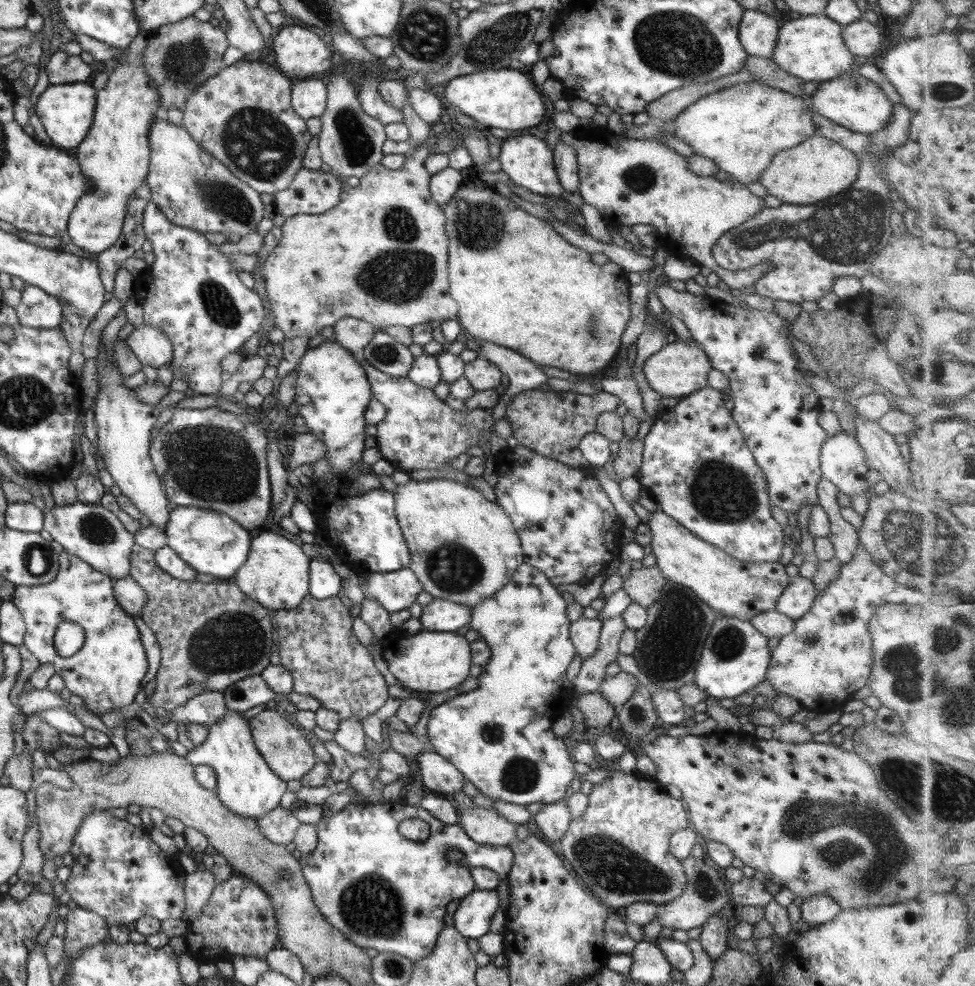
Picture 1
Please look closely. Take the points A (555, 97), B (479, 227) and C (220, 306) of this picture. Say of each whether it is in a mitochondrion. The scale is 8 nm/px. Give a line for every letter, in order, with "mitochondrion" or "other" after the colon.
A: other
B: mitochondrion
C: mitochondrion

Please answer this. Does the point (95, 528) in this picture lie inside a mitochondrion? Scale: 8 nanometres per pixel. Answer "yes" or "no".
yes

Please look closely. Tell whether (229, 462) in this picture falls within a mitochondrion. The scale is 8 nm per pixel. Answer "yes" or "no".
yes

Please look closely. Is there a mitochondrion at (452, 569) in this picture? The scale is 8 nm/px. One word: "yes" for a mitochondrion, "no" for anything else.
yes

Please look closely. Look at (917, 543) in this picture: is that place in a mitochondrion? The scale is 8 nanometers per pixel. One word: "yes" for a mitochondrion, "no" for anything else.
yes

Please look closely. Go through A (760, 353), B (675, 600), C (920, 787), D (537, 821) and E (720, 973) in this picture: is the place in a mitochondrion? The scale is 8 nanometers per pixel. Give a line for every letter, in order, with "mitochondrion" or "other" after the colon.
A: mitochondrion
B: mitochondrion
C: mitochondrion
D: other
E: other

